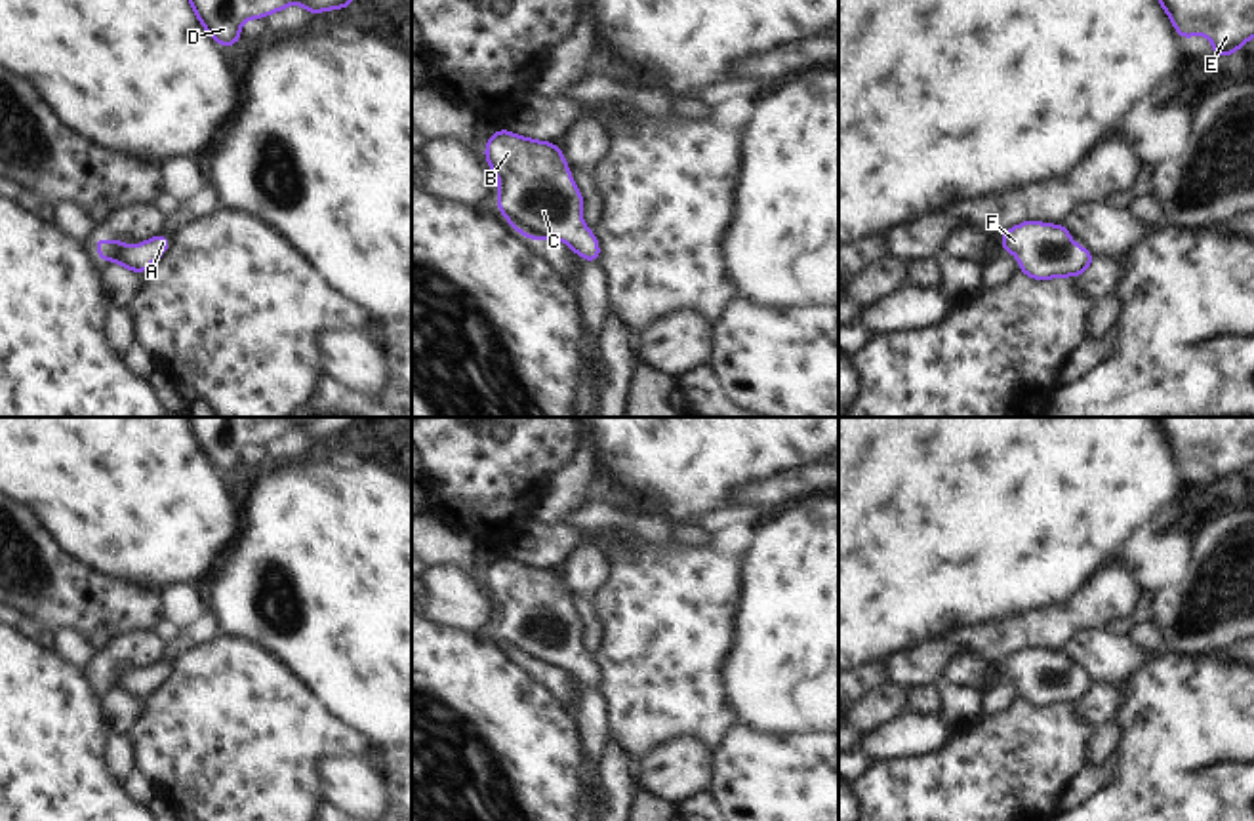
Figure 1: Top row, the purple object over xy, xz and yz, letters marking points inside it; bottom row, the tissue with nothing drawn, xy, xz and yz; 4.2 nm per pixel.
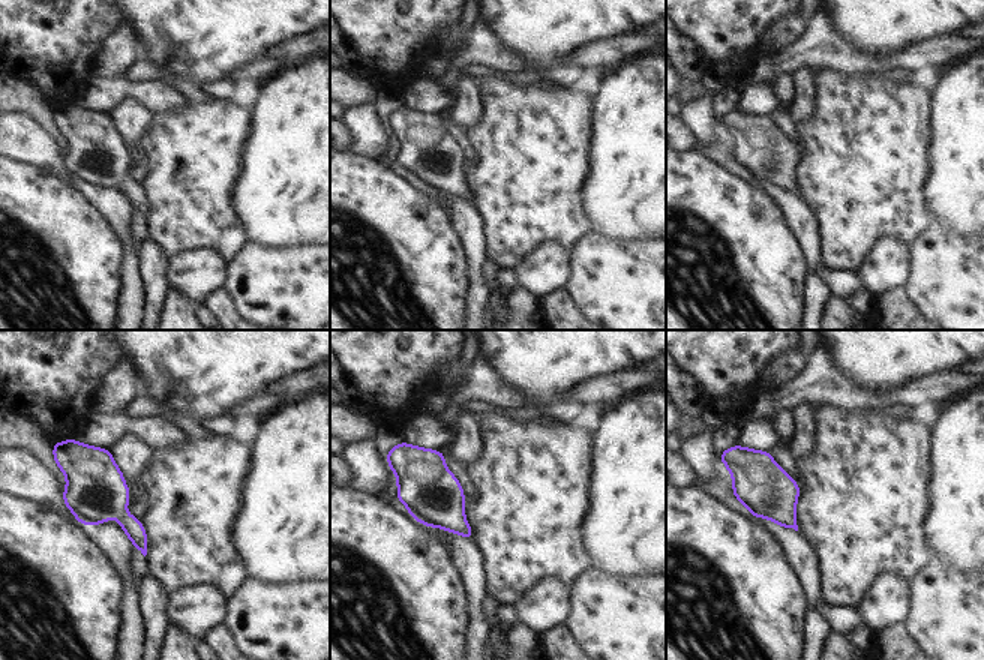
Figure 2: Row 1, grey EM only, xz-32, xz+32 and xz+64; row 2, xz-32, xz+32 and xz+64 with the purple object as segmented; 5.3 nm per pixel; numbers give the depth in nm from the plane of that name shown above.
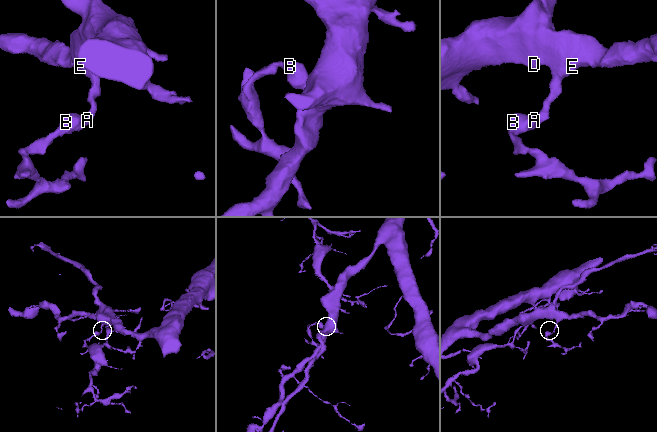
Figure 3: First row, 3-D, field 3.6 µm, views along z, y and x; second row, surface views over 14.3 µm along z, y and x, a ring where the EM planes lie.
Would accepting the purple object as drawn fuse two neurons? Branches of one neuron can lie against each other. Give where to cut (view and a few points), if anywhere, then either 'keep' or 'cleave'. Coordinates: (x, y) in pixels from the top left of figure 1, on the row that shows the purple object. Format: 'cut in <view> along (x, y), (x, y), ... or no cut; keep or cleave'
no cut; keep

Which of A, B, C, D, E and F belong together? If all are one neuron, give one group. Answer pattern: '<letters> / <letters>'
A B C D E F

